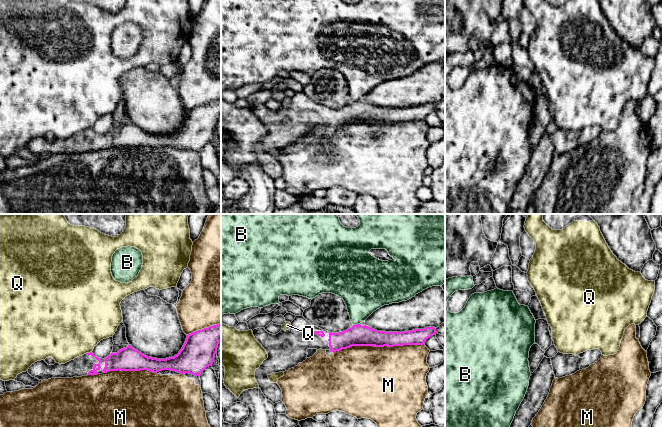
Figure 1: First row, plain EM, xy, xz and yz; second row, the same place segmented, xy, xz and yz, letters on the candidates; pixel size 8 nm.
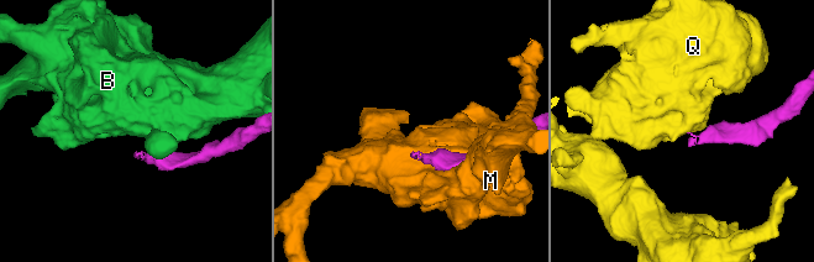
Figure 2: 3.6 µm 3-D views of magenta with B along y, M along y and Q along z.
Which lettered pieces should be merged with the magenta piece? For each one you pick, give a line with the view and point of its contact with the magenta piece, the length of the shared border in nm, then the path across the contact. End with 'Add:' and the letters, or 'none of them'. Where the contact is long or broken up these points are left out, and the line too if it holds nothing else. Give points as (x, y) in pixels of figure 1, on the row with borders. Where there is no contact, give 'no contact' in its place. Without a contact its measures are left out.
Add: none of them

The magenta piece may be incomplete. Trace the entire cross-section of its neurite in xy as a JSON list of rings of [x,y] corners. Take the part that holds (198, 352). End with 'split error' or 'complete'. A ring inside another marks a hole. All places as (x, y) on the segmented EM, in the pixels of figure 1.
[[[221,323],[187,335],[182,349],[174,357],[166,359],[148,357],[128,345],[104,359],[90,352],[65,364],[48,365],[44,360],[37,361],[29,367],[28,373],[42,381],[51,378],[97,375],[118,370],[148,370],[153,373],[171,370],[200,376],[207,367],[212,366],[220,341]]]; split error

